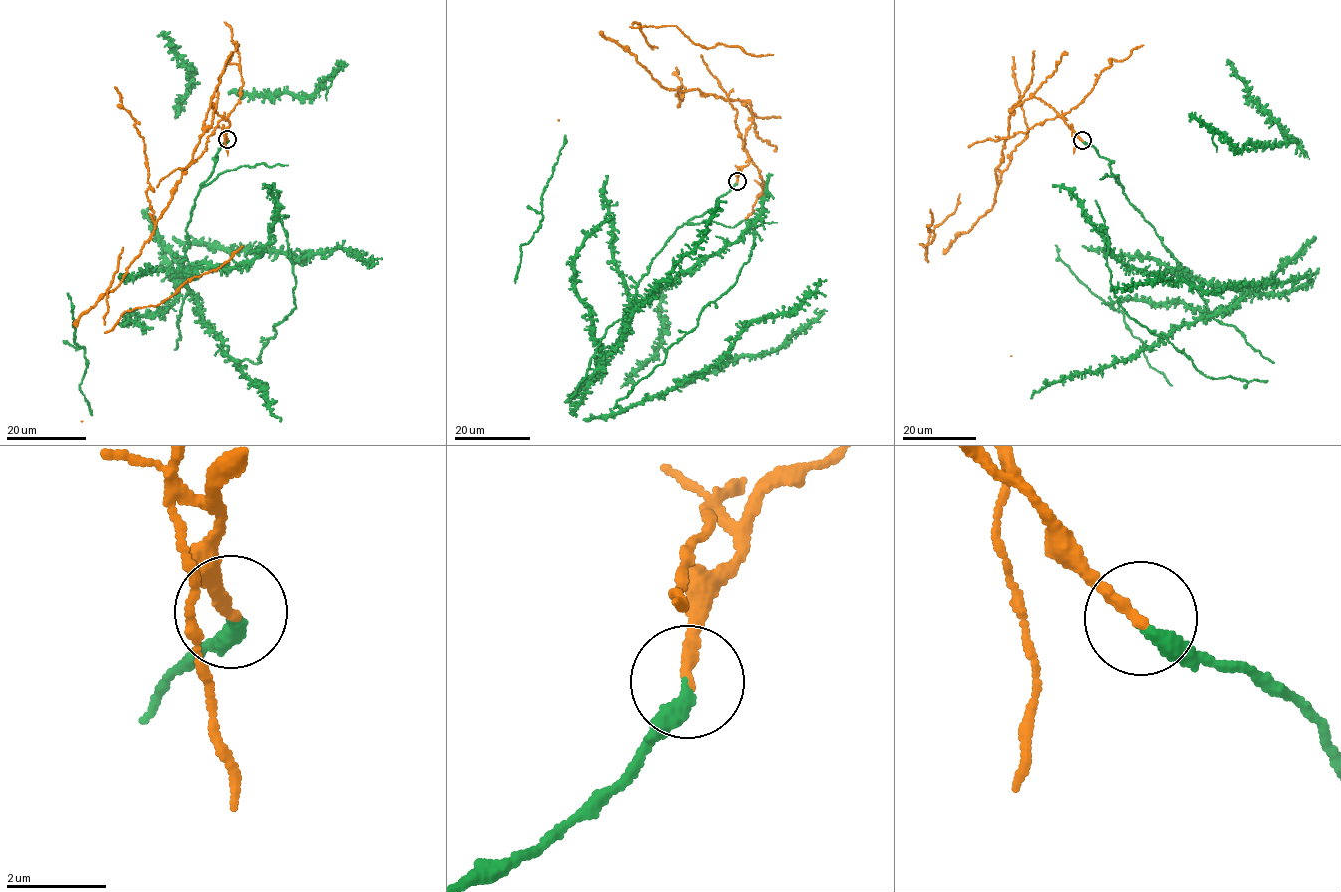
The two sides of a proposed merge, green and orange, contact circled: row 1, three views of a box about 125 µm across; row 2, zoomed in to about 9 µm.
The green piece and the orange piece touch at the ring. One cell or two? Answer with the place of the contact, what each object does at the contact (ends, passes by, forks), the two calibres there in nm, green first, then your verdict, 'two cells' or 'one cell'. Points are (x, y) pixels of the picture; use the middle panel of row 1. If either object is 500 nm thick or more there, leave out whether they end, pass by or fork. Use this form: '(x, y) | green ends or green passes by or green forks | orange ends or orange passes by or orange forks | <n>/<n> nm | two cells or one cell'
(737, 181) | green ends | orange ends | 340/240 nm | two cells

